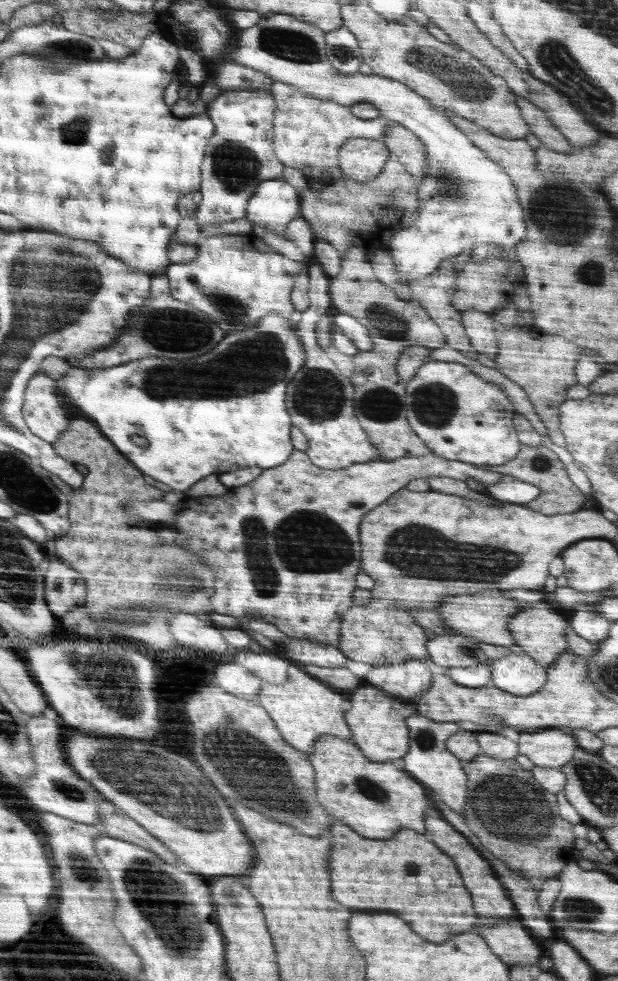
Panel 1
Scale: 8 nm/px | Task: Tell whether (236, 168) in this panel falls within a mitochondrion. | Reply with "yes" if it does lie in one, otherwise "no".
yes

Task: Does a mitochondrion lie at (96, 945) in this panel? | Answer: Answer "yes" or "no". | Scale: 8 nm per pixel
no

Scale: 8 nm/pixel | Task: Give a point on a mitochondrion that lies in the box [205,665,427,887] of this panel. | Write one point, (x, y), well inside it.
(372, 790)

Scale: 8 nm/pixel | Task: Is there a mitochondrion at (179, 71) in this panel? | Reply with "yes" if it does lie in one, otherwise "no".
no

